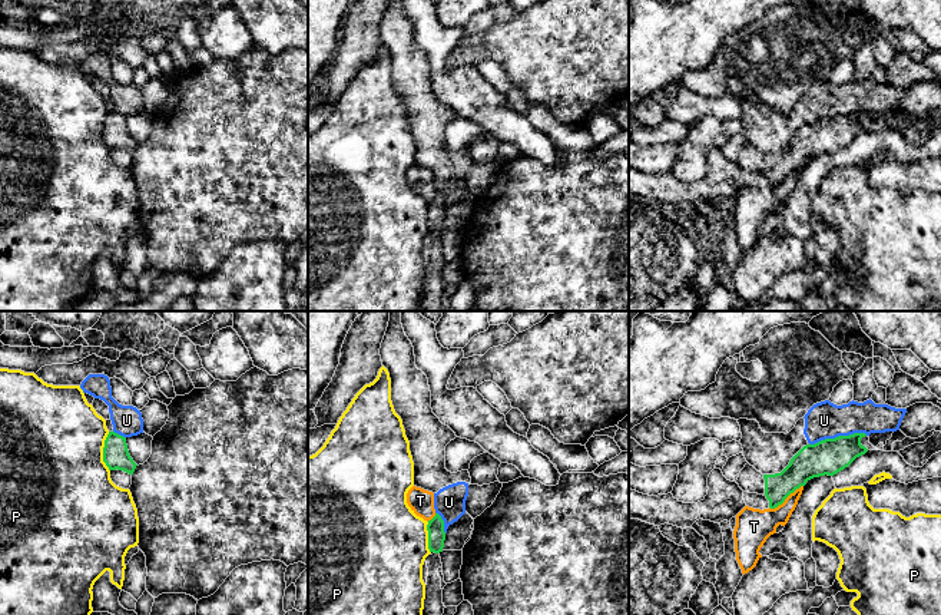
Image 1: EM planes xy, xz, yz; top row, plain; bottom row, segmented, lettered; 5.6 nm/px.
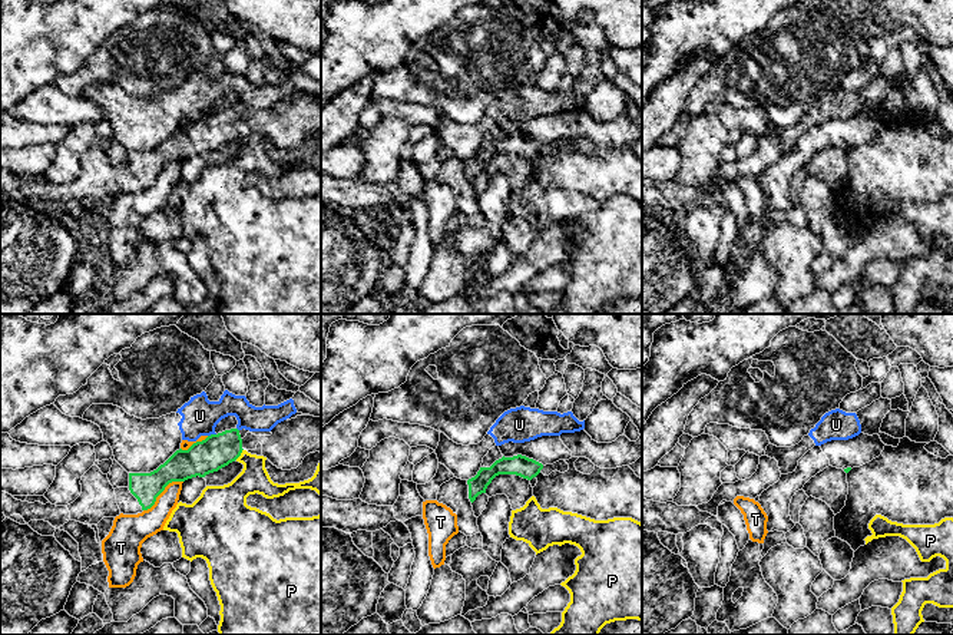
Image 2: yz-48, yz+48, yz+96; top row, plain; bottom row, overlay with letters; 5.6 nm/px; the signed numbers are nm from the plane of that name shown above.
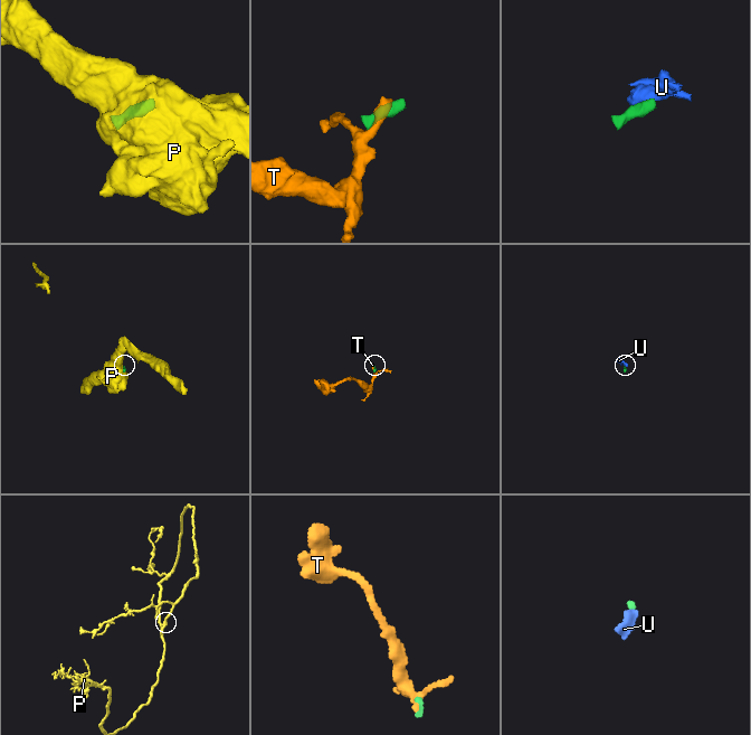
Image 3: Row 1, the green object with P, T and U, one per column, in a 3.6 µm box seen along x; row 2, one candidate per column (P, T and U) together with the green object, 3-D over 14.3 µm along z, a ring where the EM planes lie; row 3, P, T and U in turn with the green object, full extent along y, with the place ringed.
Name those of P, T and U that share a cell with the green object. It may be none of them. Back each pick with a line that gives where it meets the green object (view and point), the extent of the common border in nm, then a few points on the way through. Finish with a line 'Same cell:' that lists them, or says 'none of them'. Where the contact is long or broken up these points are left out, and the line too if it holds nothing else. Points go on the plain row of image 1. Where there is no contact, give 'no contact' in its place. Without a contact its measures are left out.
Same cell: none of them

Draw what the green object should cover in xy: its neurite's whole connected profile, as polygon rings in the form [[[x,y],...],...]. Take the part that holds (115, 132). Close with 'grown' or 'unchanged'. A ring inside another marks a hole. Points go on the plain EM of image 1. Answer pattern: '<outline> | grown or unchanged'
[[[109,110],[105,126],[103,126],[103,140],[109,146],[109,149],[123,149],[129,153],[133,153],[136,148],[136,142],[129,133],[126,116]]] | unchanged

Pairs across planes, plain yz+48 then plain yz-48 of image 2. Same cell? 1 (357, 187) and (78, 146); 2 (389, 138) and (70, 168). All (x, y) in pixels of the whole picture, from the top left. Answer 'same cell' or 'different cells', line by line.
1: different cells
2: same cell

